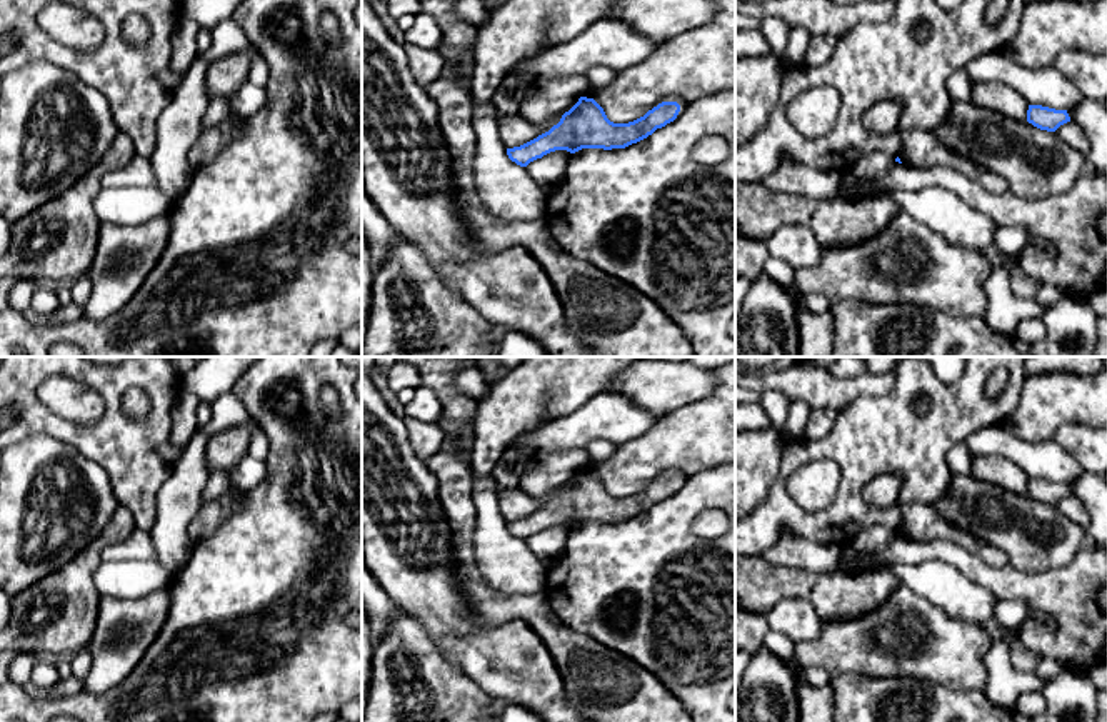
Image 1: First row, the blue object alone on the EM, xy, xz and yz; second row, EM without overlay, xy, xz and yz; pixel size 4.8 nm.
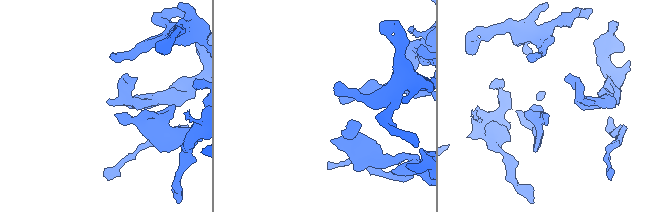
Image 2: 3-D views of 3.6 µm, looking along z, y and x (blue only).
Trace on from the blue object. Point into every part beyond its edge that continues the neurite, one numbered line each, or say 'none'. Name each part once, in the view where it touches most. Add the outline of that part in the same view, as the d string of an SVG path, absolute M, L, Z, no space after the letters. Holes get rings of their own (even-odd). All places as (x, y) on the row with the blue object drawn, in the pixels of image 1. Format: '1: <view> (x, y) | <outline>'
none

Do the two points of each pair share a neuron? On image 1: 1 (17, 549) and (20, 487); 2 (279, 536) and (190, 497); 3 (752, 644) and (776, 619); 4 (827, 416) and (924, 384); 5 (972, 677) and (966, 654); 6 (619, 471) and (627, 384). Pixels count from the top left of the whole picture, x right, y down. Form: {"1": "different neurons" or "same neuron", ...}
{"1": "same neuron", "2": "different neurons", "3": "different neurons", "4": "different neurons", "5": "same neuron", "6": "different neurons"}

